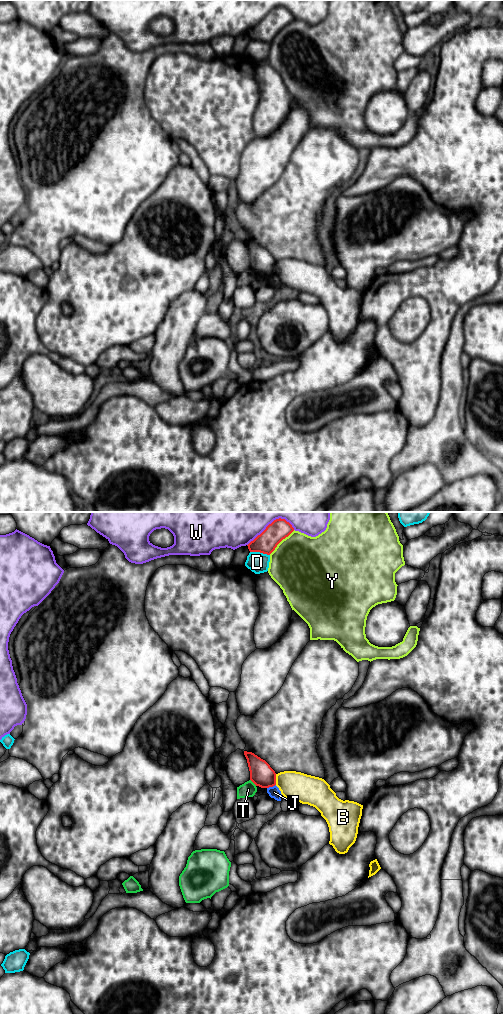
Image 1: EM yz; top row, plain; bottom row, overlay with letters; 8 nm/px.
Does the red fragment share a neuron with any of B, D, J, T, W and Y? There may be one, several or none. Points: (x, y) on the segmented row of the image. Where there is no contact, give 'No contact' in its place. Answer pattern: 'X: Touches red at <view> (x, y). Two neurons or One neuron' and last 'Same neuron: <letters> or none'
B: Touches red at yz (275, 779). Two neurons
D: Touches red at yz (260, 552). Two neurons
J: Touches red at yz (271, 786). Two neurons
T: Touches red at yz (253, 782). Two neurons
W: Touches red at yz (271, 523). Two neurons
Y: Touches red at yz (281, 540). Two neurons
Same neuron: none

